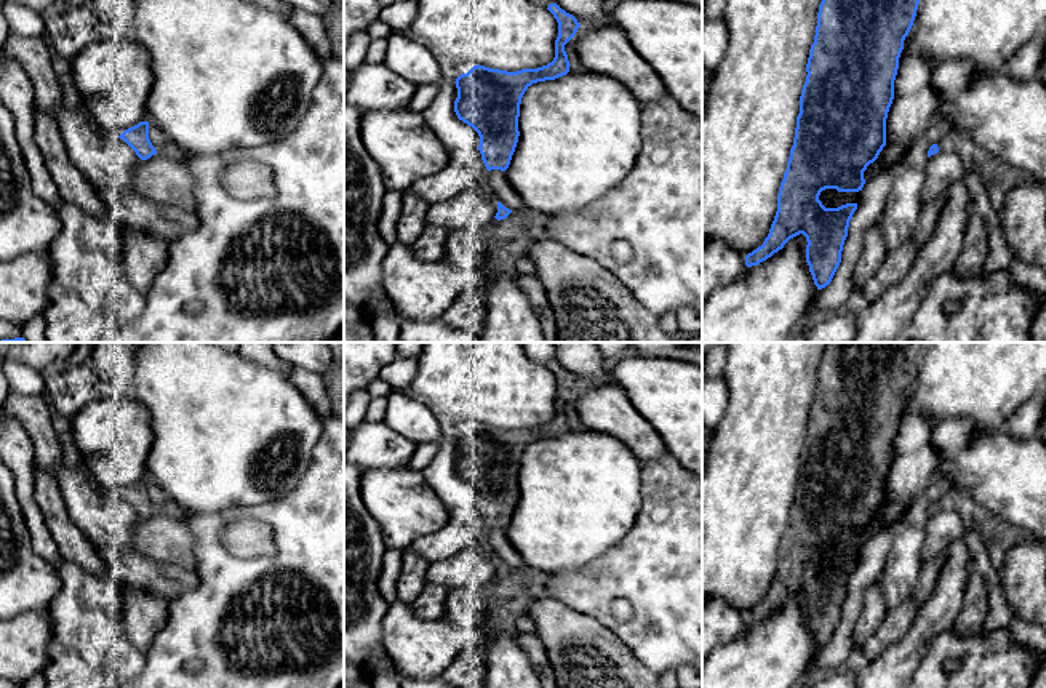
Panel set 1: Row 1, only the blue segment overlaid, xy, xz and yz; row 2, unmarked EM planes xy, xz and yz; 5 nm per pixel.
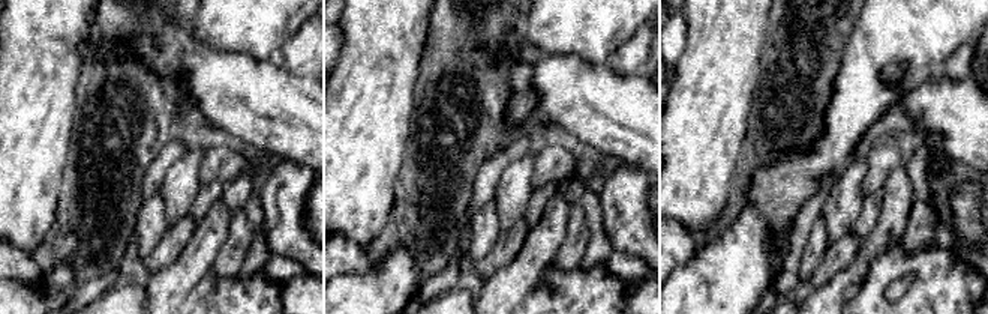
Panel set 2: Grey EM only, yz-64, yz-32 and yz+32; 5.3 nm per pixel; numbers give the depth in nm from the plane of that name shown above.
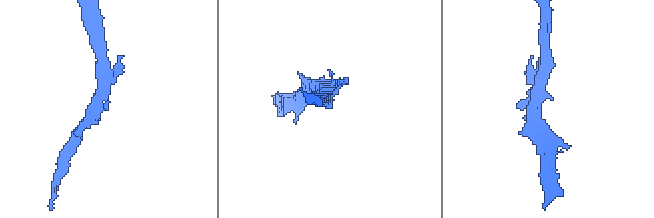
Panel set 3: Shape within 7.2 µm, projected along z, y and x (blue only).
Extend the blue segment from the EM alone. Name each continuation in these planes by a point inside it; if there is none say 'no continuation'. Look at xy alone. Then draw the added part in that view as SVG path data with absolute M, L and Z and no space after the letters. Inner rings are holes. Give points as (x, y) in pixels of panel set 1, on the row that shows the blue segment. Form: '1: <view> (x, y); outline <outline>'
no continuation

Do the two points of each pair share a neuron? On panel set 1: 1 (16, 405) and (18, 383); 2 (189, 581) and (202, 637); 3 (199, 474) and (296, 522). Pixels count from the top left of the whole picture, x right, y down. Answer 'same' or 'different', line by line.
1: different
2: different
3: different

